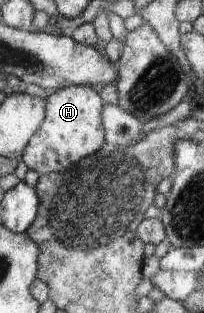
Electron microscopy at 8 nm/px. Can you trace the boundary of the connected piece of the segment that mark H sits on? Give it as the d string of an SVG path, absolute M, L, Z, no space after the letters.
M90 85L62 87L58 91L49 92L46 101L46 120L39 132L31 138L21 158L21 161L28 166L28 170L38 172L40 176L66 171L86 157L99 153L100 147L104 146L102 99Z

